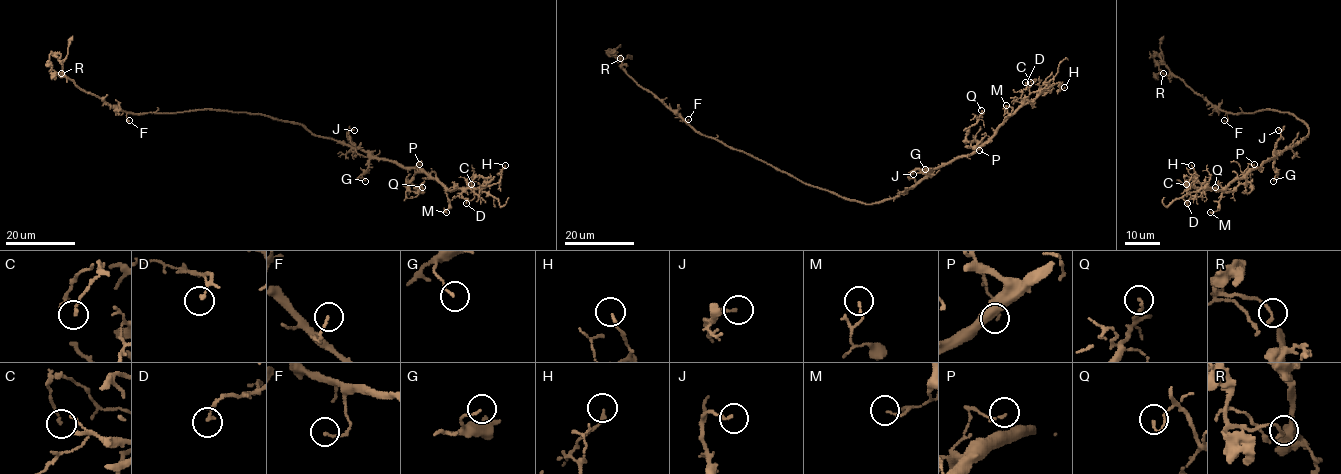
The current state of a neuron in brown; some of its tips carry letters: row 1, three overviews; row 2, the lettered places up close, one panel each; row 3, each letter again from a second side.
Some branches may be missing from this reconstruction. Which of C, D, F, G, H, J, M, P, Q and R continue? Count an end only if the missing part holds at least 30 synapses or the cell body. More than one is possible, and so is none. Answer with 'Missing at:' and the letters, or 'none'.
Missing at: none

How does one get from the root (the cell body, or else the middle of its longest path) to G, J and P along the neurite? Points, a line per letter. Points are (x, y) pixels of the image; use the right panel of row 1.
G: (1296, 118), (1307, 126), (1308, 133), (1276, 157), (1273, 181)
J: (1296, 118), (1307, 126), (1308, 133), (1275, 157), (1274, 145), (1281, 131), (1278, 130)
P: (1296, 118), (1307, 126), (1308, 133), (1260, 167), (1245, 170), (1249, 164), (1254, 164)

